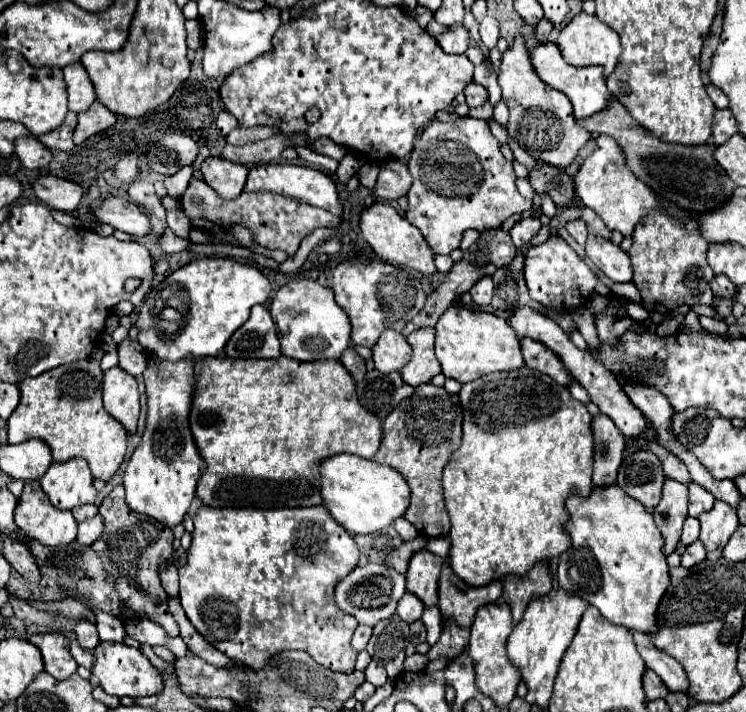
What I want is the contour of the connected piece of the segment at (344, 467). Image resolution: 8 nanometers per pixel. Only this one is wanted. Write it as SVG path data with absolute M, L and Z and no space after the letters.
M334 454L324 458L320 464L320 488L324 508L328 508L332 518L352 536L374 534L394 524L394 520L406 512L410 502L408 484L396 470L354 454Z

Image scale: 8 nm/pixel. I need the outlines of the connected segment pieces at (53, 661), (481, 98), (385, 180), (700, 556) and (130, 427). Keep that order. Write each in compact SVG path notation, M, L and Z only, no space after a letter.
M60 632L30 634L28 642L38 646L44 660L44 670L58 680L68 678L76 672L76 660L70 654L70 640Z
M470 82L466 88L464 88L464 98L466 98L466 104L472 108L472 106L482 106L486 100L488 100L488 92L484 86L476 84L476 82Z
M388 160L380 166L376 186L368 194L366 204L372 204L374 196L382 200L398 200L400 196L406 196L410 184L412 184L412 178L406 164L402 164L400 160Z
M694 542L694 544L686 546L686 552L682 554L682 566L692 568L692 566L700 564L702 560L706 560L706 550L700 542Z
M110 368L104 372L102 394L104 410L112 414L128 434L134 434L140 414L140 392L136 378L122 368Z

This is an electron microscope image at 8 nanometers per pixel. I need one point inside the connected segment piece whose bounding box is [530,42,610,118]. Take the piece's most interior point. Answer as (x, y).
(585, 87)

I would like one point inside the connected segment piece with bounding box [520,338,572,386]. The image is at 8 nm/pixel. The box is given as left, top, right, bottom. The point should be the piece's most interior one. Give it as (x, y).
(536, 356)

